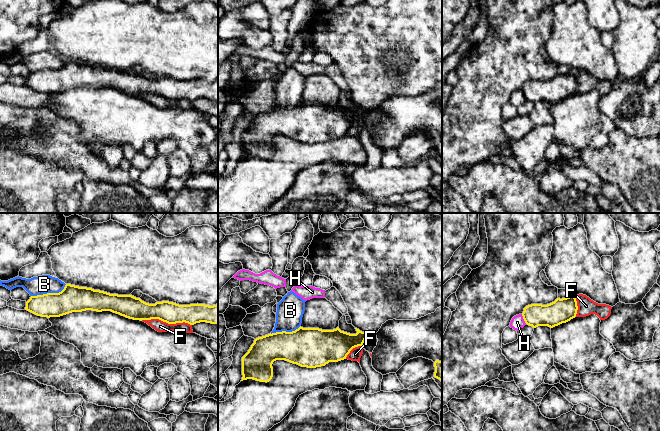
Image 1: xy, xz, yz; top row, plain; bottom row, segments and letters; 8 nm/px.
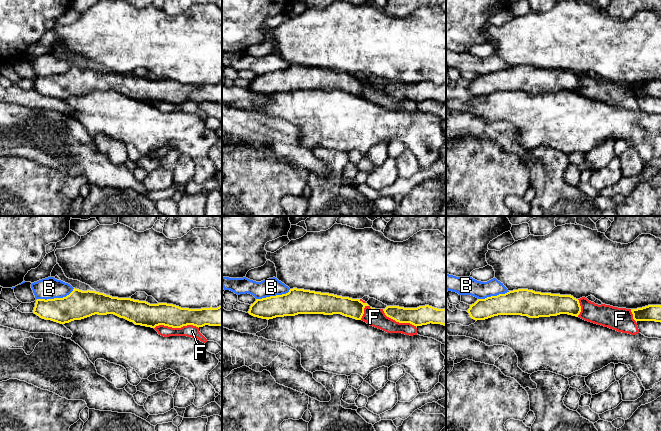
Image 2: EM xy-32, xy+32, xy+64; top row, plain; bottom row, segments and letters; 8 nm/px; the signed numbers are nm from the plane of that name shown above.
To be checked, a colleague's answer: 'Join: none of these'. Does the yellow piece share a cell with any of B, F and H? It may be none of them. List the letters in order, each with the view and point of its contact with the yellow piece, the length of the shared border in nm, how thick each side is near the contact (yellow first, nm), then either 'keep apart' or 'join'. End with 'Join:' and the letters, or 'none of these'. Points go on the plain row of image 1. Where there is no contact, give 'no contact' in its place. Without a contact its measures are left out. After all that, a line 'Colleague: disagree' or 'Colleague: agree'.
B: meets yellow in xy at (49, 69); contact 300 nm long; 220 nm thick on the yellow side, 150 nm on the other; keep apart
F: meets yellow in xy at (166, 98); contact 400 nm long; 170 nm thick on the yellow side, 90 nm on the other; keep apart
H: meets yellow in yz at (523, 94); contact 90 nm long; 190 nm thick on the yellow side, 110 nm on the other; keep apart
Join: none of these
Colleague: agree

